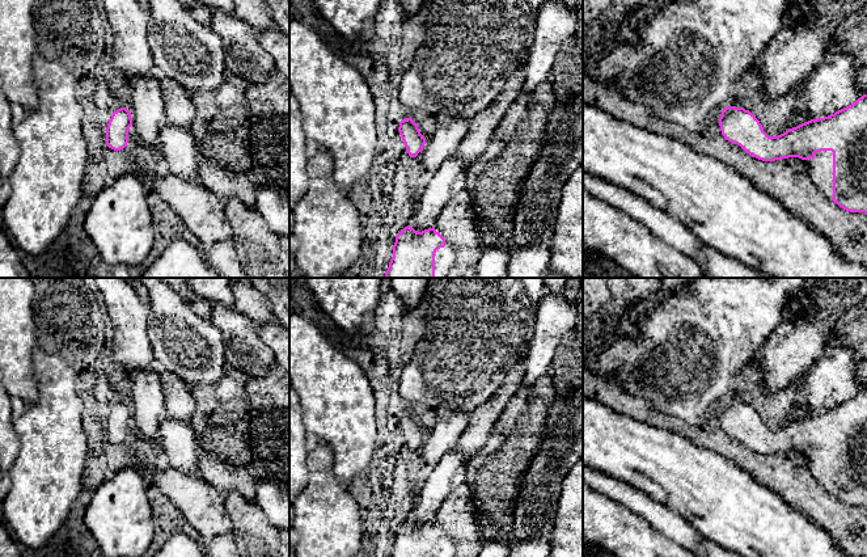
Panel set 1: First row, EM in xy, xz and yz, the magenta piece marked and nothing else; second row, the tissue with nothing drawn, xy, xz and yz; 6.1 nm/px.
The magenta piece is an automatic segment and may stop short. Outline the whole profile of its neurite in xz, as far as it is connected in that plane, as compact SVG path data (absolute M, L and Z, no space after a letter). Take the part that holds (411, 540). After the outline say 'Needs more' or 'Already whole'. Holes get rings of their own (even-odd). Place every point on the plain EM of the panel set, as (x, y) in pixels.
M405 520L393 539L389 557L454 557L453 540L435 523L422 526Z. Needs more

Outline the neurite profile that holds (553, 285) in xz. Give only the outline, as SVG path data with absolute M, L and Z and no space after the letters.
M544 278L547 292L561 294L564 291L566 278Z

